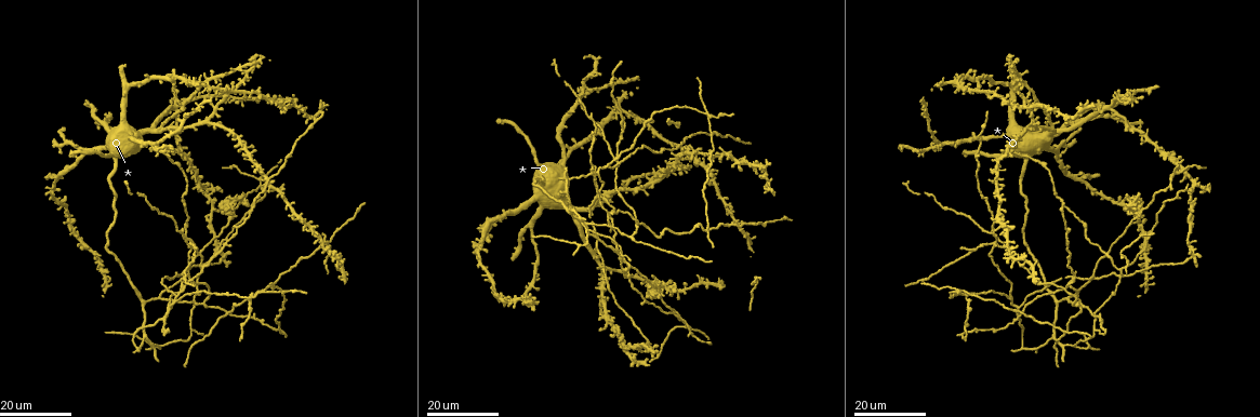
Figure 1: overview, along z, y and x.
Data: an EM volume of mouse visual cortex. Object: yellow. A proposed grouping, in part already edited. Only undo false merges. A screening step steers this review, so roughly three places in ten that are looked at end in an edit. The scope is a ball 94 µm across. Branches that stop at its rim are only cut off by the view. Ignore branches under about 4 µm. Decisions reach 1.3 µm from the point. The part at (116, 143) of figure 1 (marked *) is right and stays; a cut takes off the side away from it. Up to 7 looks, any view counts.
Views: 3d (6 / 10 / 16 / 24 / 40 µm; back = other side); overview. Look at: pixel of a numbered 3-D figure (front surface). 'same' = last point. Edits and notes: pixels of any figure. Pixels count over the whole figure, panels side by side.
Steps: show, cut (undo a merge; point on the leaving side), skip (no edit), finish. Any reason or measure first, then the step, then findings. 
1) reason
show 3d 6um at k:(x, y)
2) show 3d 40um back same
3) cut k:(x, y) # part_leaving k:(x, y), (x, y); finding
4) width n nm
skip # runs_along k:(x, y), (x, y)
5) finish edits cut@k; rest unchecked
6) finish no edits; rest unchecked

branch point
show 3d 24um at 1:(174, 300)

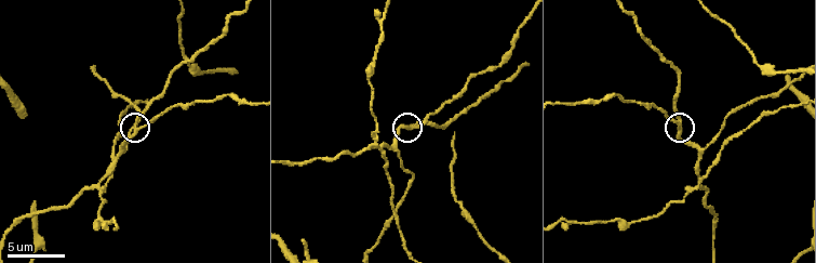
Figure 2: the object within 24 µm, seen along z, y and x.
closer look
show 3d 6um at 2:(136, 126)

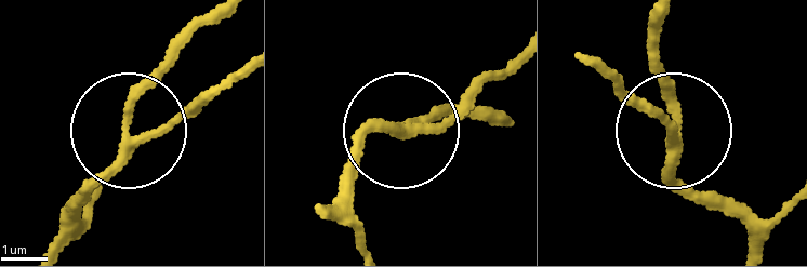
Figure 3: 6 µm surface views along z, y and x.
show 3d 6um back at 3:(133, 140)

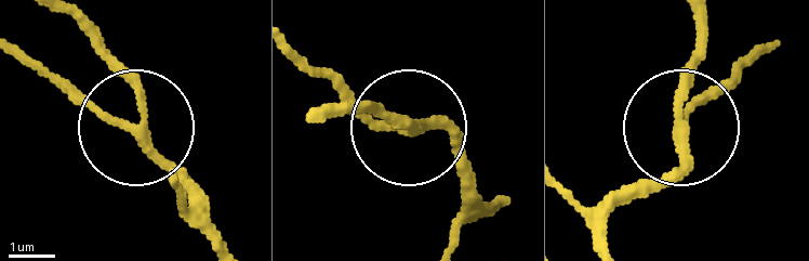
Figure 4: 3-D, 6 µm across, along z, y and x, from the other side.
side_arm 79 um
skip # runs_along 4:(499, 206), (476, 194), (449, 136), (367, 113); continuous, no second neuron

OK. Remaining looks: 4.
four or more arms meet
show 3d 24um at 1:(711, 117)

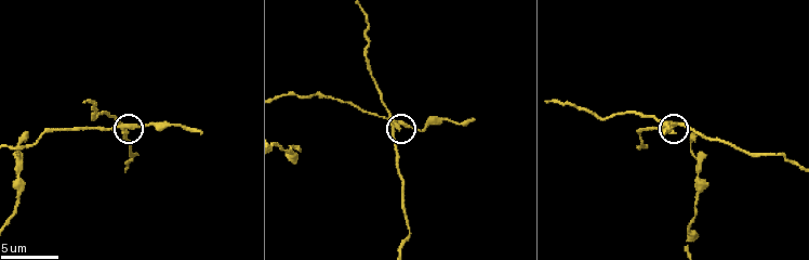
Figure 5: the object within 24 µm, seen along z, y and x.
show 3d 10um at 5:(399, 127)

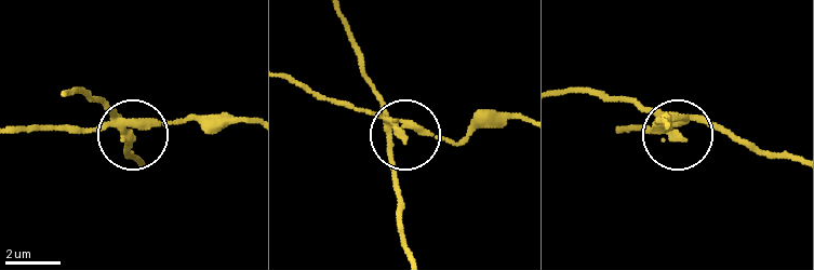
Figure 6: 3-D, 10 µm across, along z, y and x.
side_arm 8 um
cut 6:(101, 102) # part_leaving 6:(112, 113), (136, 158); a second neuron is stuck on

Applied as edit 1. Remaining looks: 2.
show 3d 24um at 1:(160, 344)

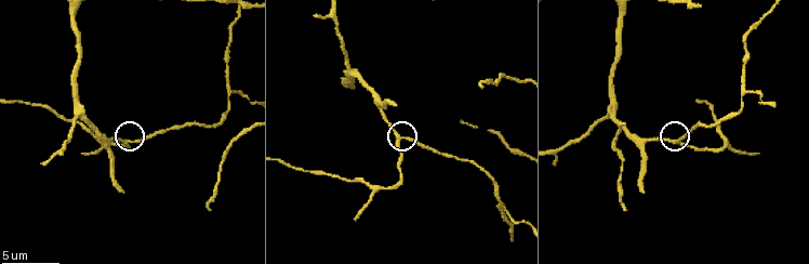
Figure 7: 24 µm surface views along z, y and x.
zoom in
show 3d 6um at 7:(402, 139)

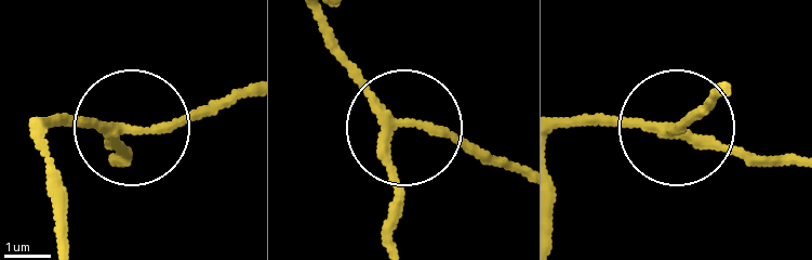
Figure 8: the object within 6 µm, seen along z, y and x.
side_arm 23 um
skip # runs_along 8:(315, 14), (393, 107), (393, 236); one neuron here

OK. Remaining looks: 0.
finish edits cut@6; rest unchecked

